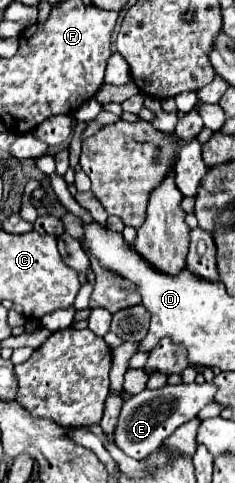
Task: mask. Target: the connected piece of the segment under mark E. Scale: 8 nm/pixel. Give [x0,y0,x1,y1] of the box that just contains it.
[115,384,217,460]

